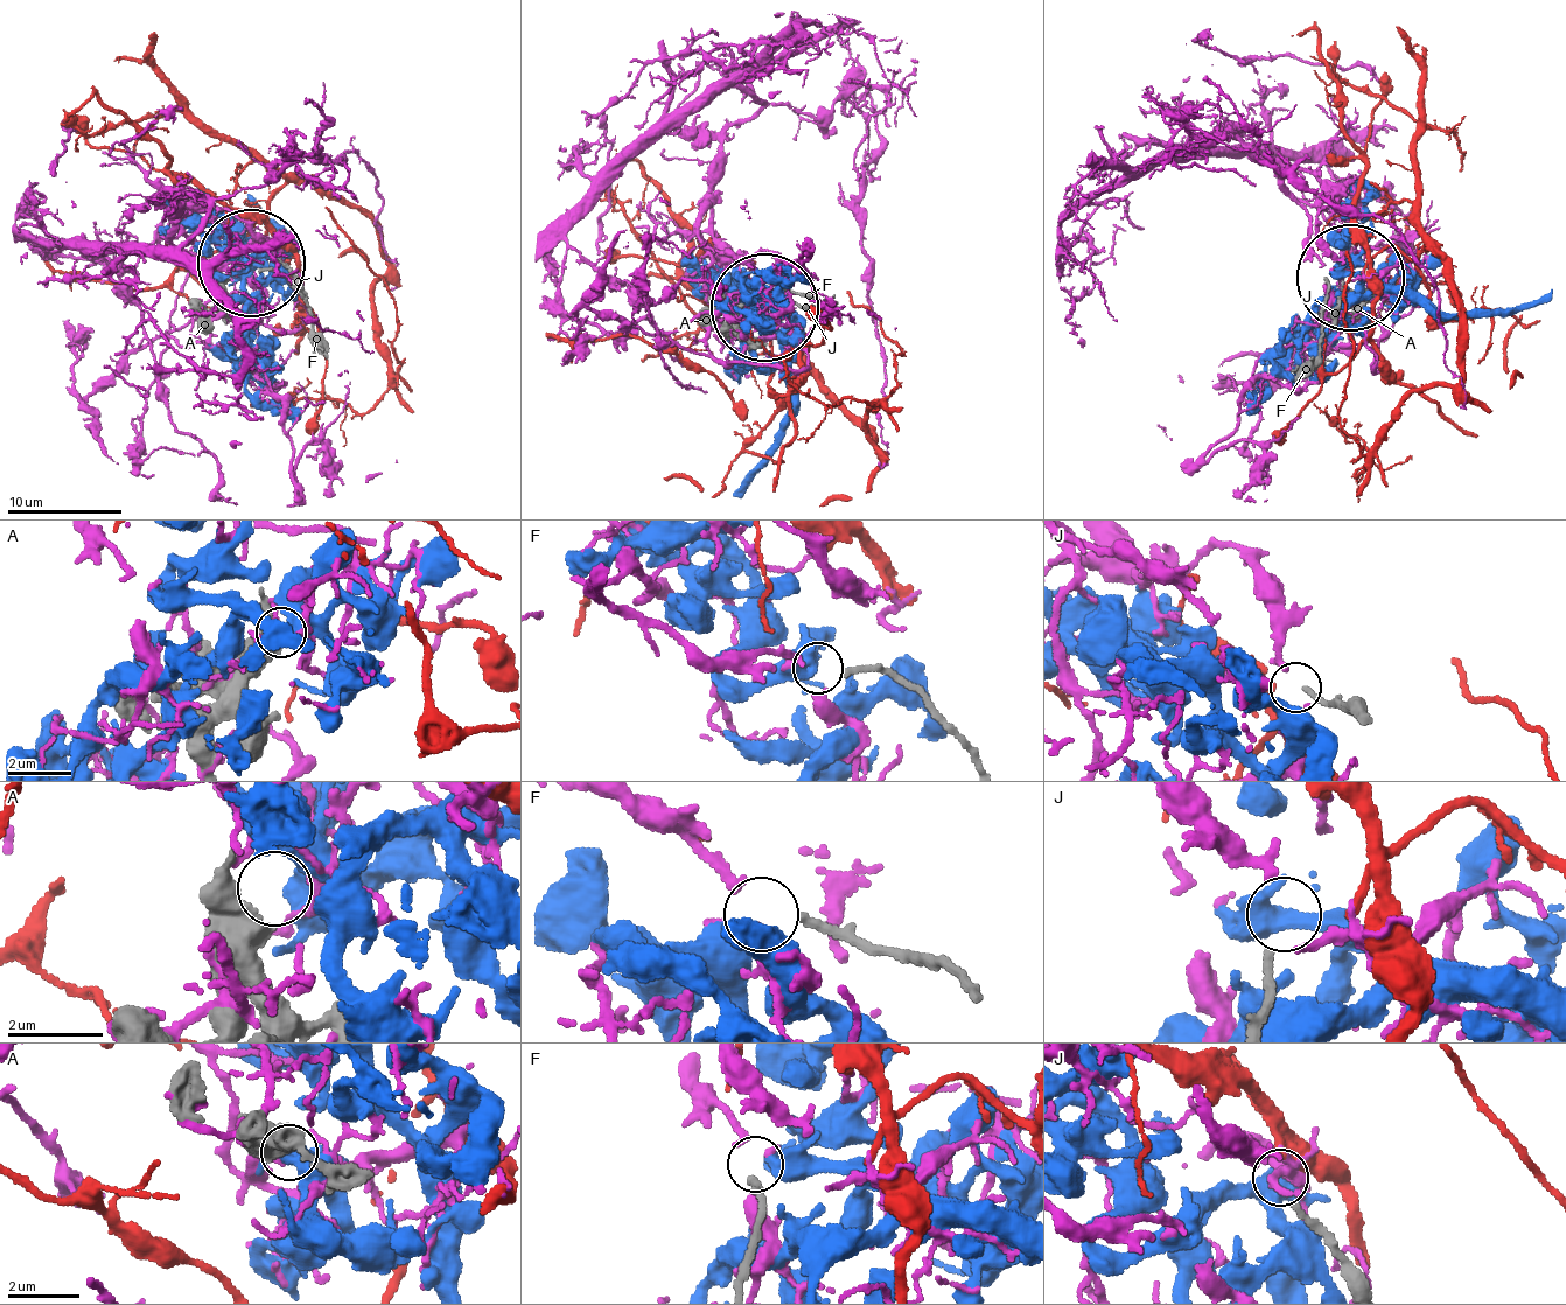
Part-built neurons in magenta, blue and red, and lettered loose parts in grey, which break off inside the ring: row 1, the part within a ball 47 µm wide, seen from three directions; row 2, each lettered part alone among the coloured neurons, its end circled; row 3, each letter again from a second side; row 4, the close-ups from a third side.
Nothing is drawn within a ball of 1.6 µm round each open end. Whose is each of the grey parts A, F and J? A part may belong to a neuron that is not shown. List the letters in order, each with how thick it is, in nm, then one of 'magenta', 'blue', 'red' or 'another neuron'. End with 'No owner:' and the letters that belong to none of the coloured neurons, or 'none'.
A: calibre 550 nm; blue
F: calibre 190 nm; magenta
J: calibre 160 nm; another neuron
No owner: J

